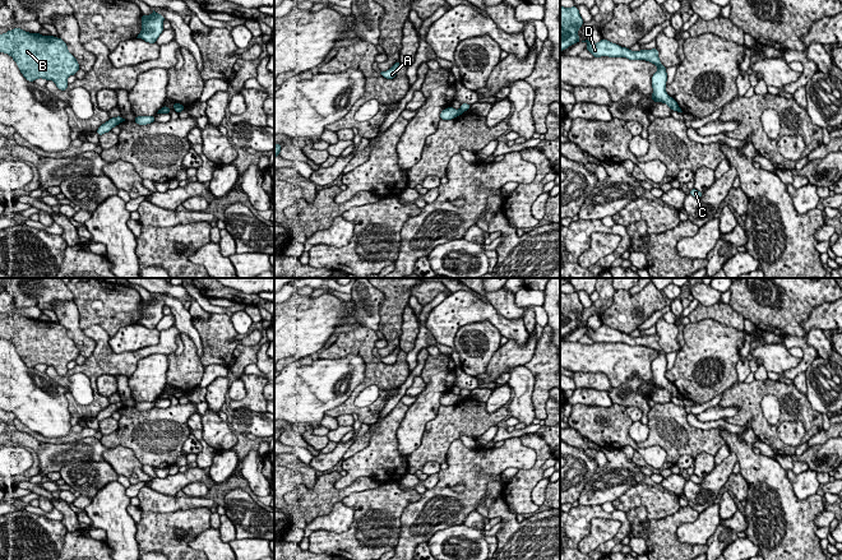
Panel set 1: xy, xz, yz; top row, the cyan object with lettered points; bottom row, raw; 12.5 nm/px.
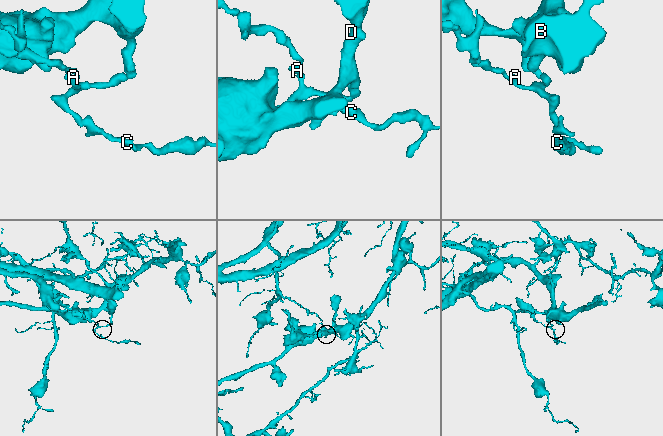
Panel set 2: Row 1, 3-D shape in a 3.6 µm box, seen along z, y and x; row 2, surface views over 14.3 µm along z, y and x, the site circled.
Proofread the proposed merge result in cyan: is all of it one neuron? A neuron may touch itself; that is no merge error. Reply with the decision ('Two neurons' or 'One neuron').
Two neurons

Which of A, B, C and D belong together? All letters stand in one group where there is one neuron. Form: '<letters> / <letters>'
A C / B D

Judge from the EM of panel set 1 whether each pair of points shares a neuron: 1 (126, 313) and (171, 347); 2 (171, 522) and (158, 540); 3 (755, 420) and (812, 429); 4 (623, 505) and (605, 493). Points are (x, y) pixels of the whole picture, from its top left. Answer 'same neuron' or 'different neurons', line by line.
1: different neurons
2: same neuron
3: same neuron
4: different neurons

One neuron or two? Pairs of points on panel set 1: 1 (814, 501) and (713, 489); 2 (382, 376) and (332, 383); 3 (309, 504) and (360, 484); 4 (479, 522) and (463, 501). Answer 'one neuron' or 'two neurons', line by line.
1: two neurons
2: two neurons
3: one neuron
4: two neurons

